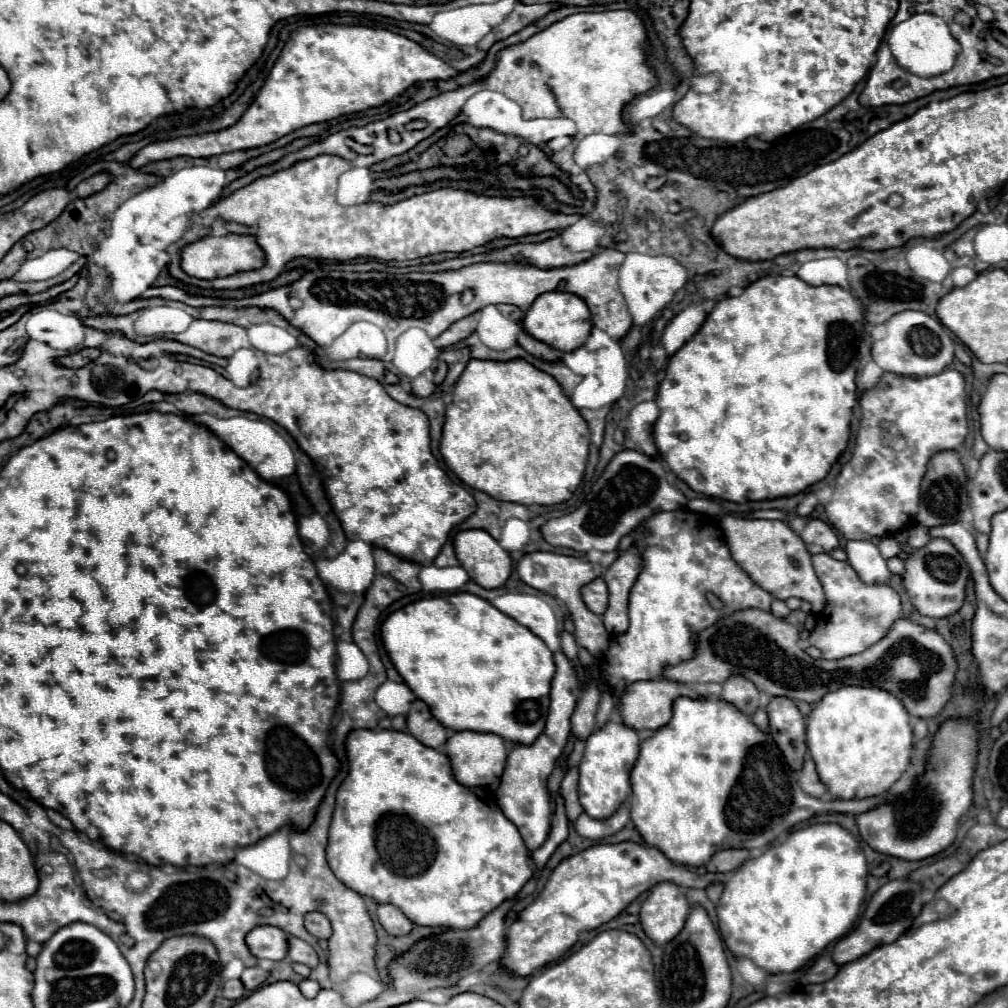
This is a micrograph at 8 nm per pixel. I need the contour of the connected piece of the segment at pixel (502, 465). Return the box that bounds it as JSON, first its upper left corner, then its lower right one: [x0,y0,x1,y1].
[439,359,589,505]

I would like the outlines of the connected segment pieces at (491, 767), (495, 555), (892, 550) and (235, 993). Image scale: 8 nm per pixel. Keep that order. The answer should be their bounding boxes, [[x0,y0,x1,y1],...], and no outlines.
[[445,731,507,787],[453,531,511,589],[879,537,901,559],[221,979,247,999]]

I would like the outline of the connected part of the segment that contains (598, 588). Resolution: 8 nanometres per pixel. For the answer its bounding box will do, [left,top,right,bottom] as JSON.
[581,577,607,615]

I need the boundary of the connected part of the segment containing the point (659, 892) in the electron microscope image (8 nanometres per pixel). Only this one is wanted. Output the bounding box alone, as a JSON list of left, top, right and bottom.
[641,881,689,945]

